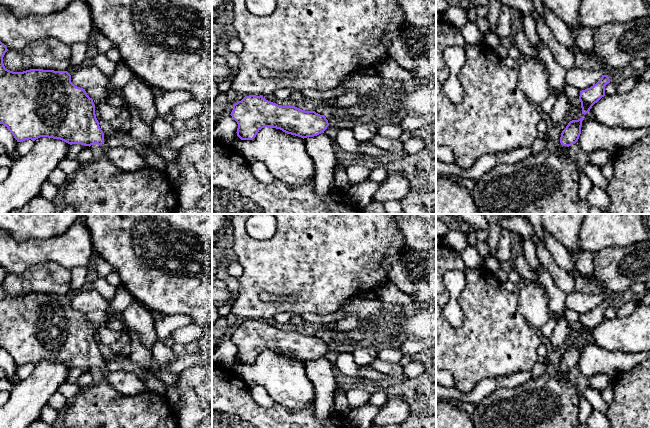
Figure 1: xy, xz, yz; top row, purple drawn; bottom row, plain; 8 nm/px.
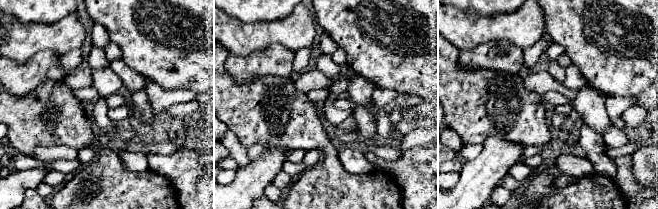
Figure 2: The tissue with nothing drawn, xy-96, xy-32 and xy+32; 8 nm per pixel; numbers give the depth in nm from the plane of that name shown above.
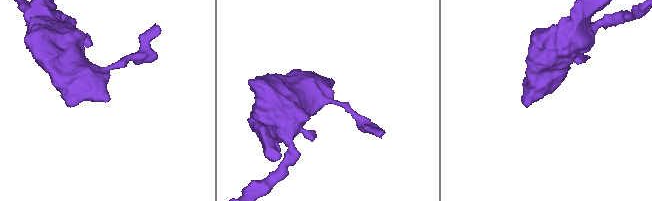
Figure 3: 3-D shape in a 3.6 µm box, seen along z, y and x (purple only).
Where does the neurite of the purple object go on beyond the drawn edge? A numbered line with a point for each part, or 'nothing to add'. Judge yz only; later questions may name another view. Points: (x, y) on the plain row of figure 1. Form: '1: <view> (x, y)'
1: yz (550, 401)

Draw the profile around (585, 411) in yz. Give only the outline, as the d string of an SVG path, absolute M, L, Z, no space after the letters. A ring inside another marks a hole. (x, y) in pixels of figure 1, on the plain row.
M581 395L581 397L580 397L580 410L579 410L579 421L581 424L586 424L588 417L592 413L592 410L593 410L593 407Z

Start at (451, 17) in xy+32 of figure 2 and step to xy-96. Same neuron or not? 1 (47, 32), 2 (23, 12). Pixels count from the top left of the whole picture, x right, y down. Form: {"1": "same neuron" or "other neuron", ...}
{"1": "same neuron", "2": "other neuron"}

